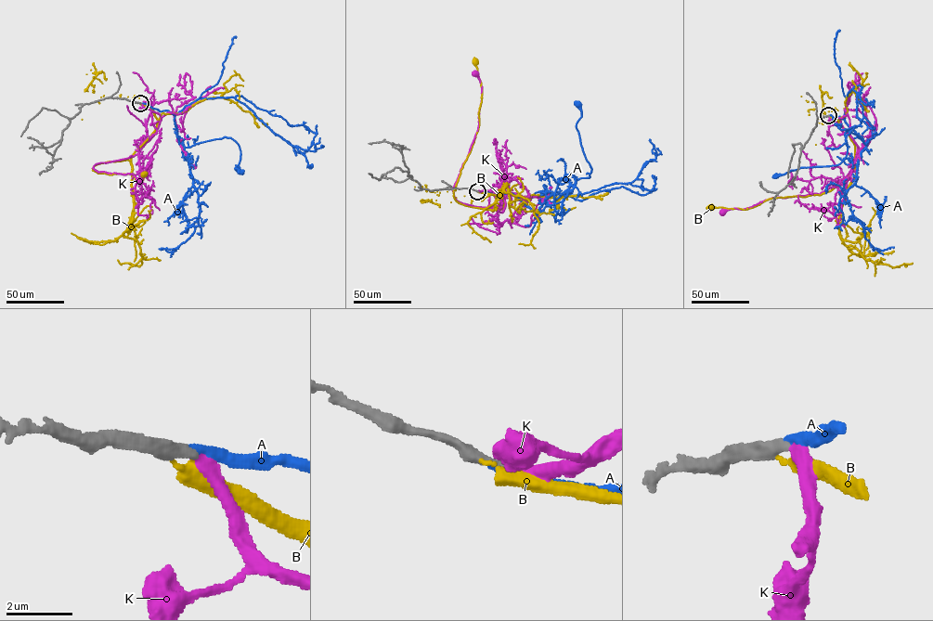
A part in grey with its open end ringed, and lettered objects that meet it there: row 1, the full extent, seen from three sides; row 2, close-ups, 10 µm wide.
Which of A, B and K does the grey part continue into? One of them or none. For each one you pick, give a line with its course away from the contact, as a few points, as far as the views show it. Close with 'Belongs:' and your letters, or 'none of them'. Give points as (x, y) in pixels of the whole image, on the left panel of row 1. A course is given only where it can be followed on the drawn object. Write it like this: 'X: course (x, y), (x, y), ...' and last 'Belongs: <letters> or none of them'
A: course (140, 103), (174, 114), (176, 137), (185, 147), (231, 138), (240, 151), (240, 170), (235, 168), (240, 172)
Belongs: A

